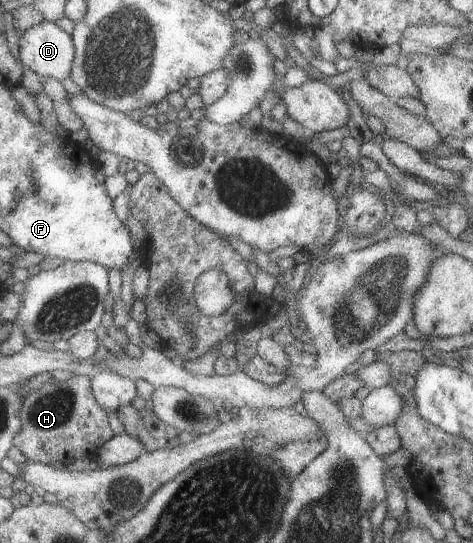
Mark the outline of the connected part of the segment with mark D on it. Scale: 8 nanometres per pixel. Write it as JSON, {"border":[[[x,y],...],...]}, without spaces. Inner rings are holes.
{"border":[[[43,21],[19,36],[19,59],[39,78],[71,78],[76,58],[72,34],[55,22]]]}

